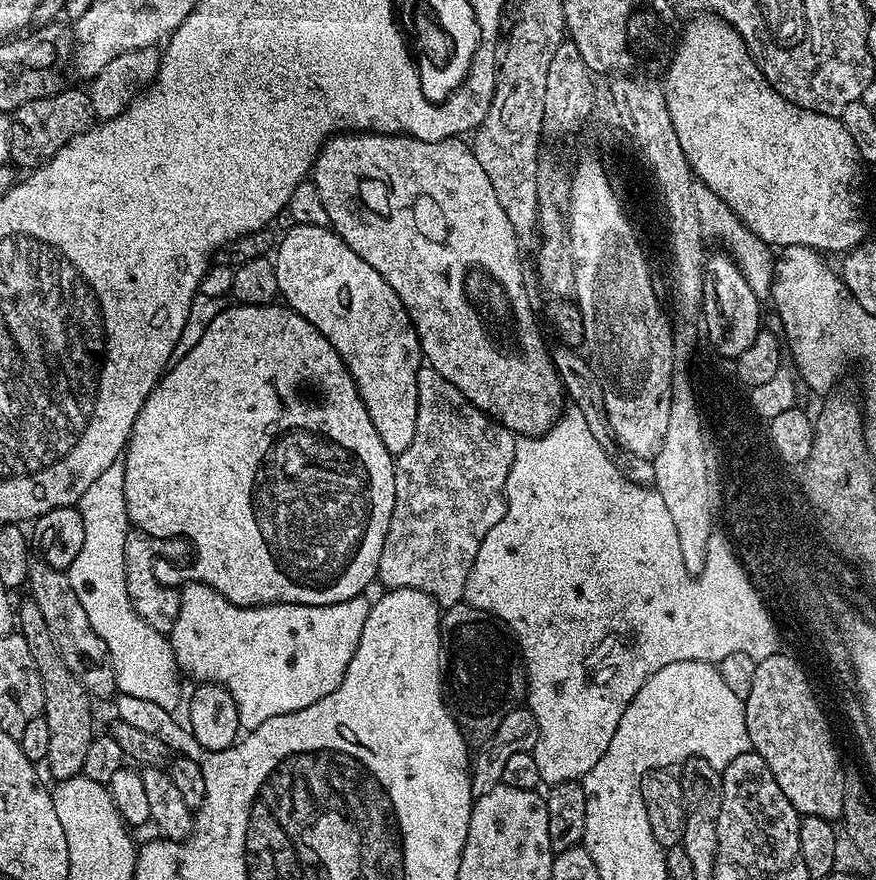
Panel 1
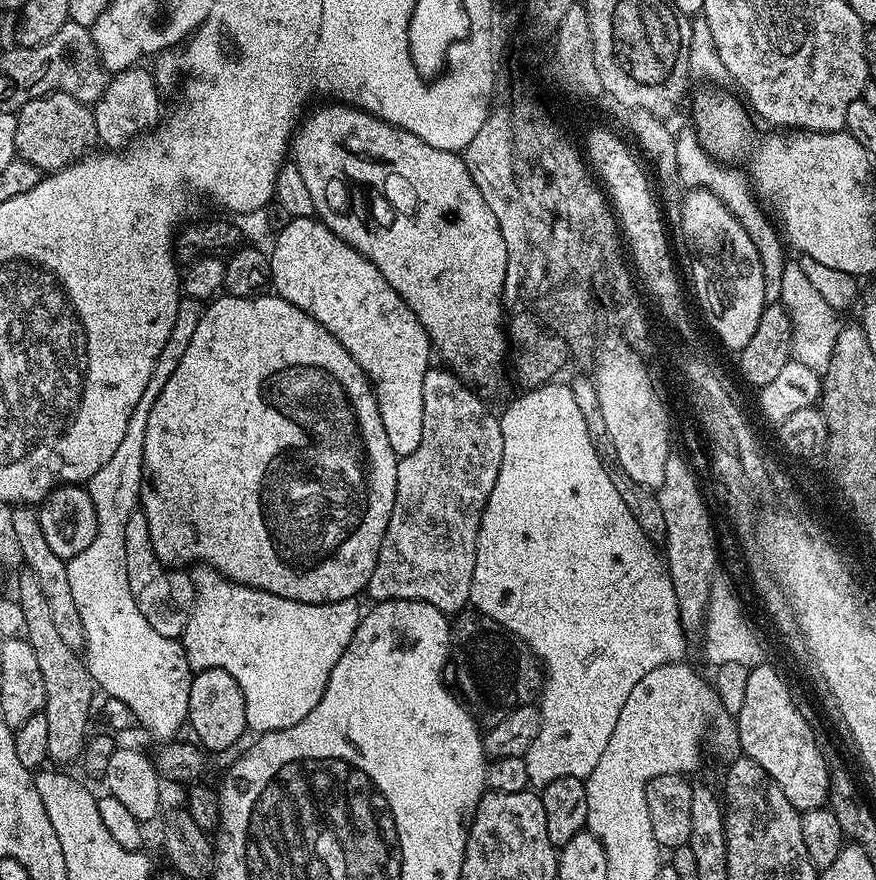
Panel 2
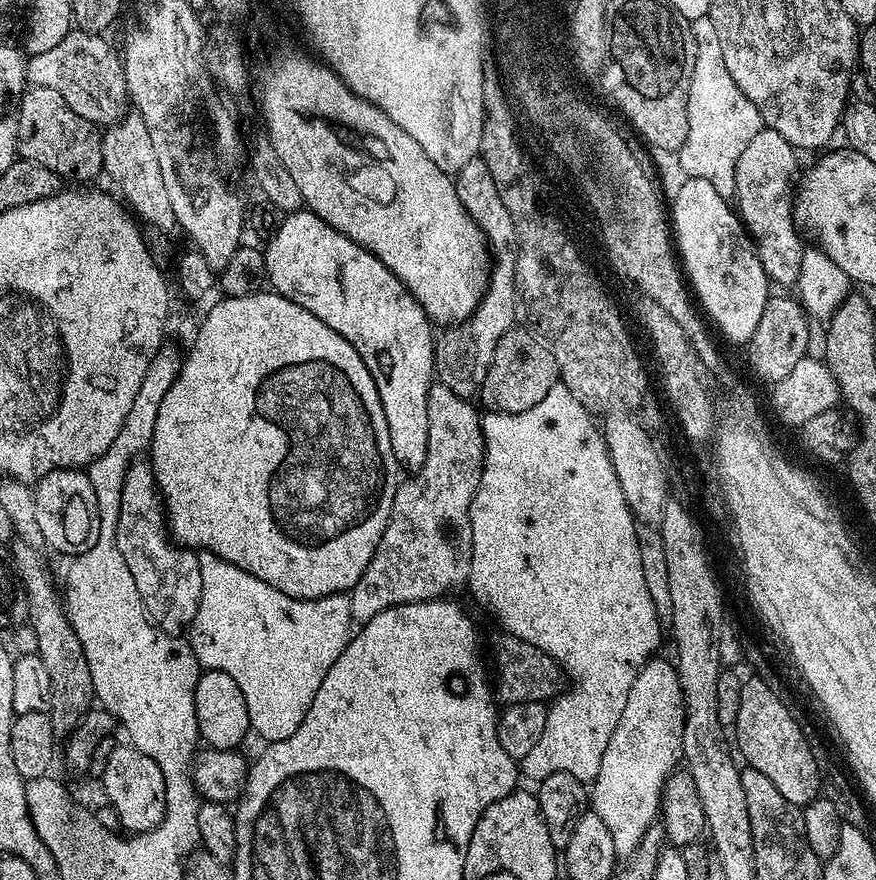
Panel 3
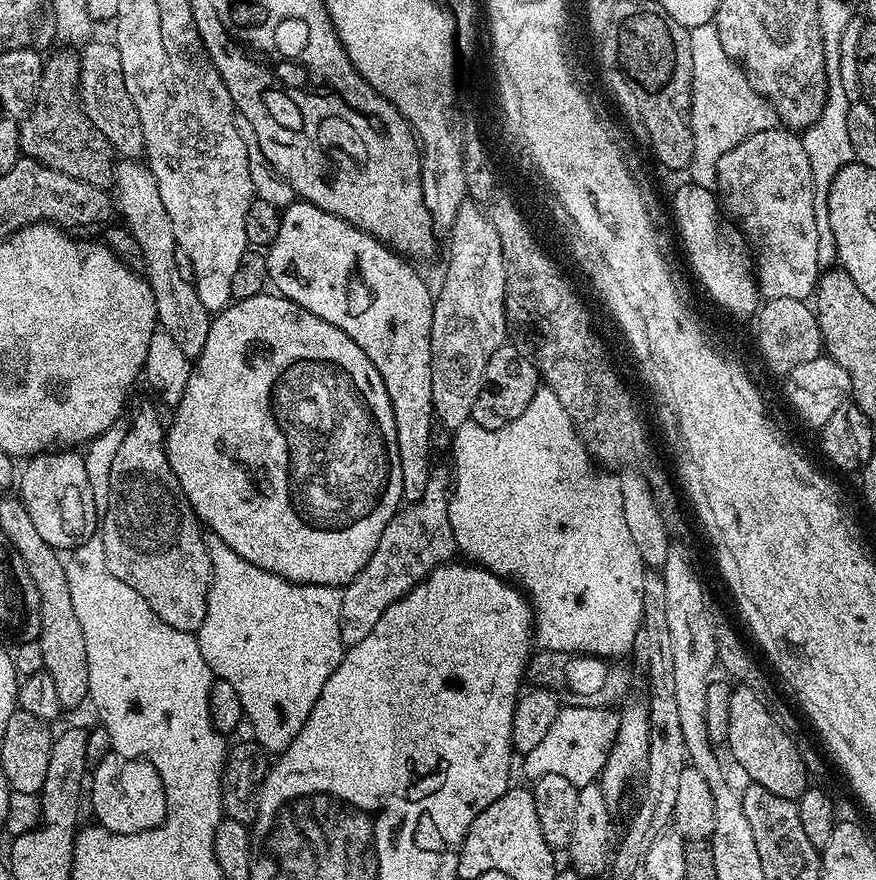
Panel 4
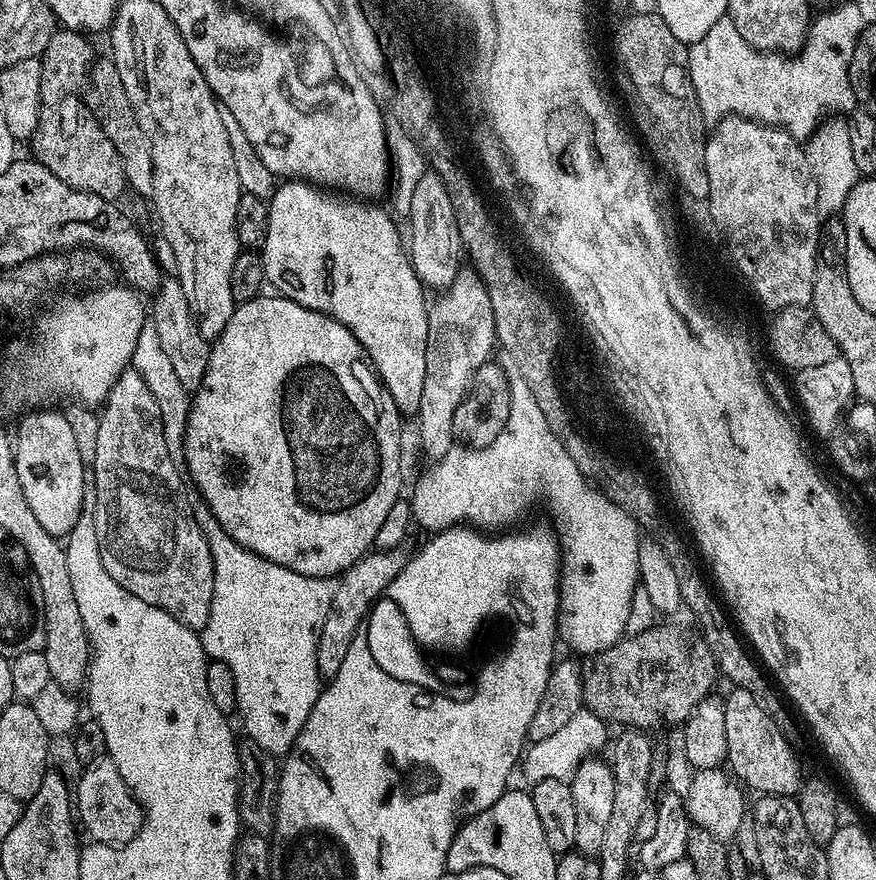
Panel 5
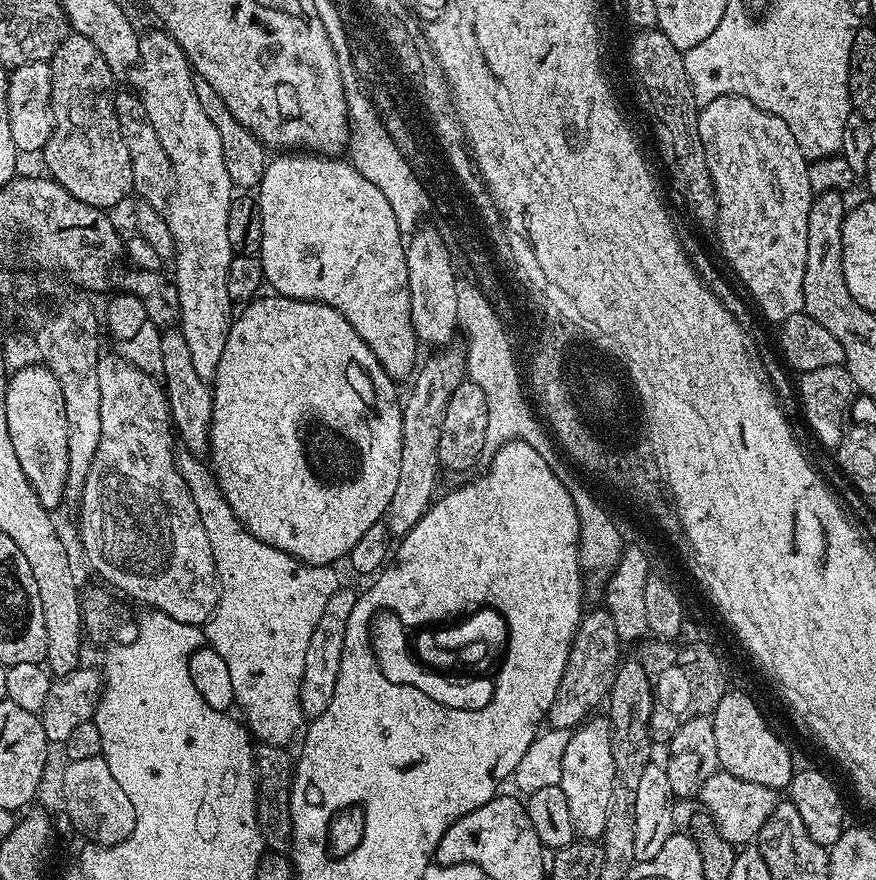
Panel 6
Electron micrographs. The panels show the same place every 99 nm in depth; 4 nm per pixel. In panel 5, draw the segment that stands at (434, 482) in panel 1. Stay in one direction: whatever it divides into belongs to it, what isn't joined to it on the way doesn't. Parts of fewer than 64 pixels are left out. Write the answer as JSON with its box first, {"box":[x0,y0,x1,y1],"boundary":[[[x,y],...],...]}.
{"box":[318,550,405,678],"boundary":[[[400,550],[382,552],[369,551],[354,566],[350,566],[338,579],[338,590],[334,590],[334,602],[330,614],[320,631],[318,640],[318,666],[321,677],[331,678],[338,674],[338,666],[346,658],[346,650],[350,650],[350,642],[354,642],[356,633],[361,631],[366,617],[380,595],[388,589],[390,582],[398,578],[404,568],[405,553]]]}

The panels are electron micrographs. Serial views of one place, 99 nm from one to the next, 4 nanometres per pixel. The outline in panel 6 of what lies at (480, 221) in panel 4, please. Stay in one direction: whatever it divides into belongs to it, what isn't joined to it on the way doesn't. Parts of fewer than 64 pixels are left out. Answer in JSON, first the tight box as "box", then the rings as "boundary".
{"box":[386,346,466,538],"boundary":[[[448,346],[437,356],[432,356],[428,361],[419,365],[415,373],[416,385],[408,396],[408,401],[403,401],[402,411],[402,467],[398,469],[398,487],[394,490],[394,498],[390,498],[390,506],[386,513],[388,531],[393,537],[402,538],[422,518],[422,514],[433,503],[436,492],[436,475],[442,472],[440,467],[440,455],[438,454],[438,442],[442,434],[442,424],[446,413],[446,406],[450,396],[460,383],[466,379],[466,365],[463,351],[456,346]]]}

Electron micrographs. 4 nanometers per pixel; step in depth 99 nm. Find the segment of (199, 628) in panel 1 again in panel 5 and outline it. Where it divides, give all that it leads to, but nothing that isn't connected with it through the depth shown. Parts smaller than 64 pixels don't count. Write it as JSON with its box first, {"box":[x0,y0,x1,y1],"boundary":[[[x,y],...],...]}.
{"box":[195,503,338,758],"boundary":[[[197,503],[195,509],[198,530],[202,530],[206,542],[210,546],[210,554],[214,562],[214,598],[210,602],[210,618],[199,633],[204,654],[212,660],[226,662],[226,666],[230,666],[230,674],[234,674],[236,712],[238,717],[240,716],[241,722],[244,723],[243,735],[249,740],[258,742],[258,746],[262,746],[262,750],[271,752],[277,758],[283,757],[298,738],[302,726],[306,726],[306,718],[310,718],[310,710],[314,710],[314,702],[318,702],[320,697],[322,677],[318,666],[318,640],[322,626],[332,609],[334,590],[338,590],[338,579],[335,576],[307,576],[306,574],[298,574],[294,570],[286,570],[286,566],[278,566],[278,562],[270,562],[266,558],[246,550],[238,542],[234,542],[234,538],[230,538],[230,534],[226,534],[226,530],[222,530],[218,518],[214,518],[214,514],[208,509],[207,504]]]}

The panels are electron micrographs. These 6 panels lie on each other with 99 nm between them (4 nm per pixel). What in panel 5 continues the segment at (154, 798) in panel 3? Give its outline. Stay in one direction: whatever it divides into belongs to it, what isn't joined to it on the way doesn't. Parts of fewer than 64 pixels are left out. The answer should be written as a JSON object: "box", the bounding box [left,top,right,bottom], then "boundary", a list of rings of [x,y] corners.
{"box":[74,756,143,846],"boundary":[[[105,756],[89,765],[74,788],[74,804],[81,827],[95,843],[119,846],[128,844],[140,832],[143,824],[143,805],[128,789],[111,759]]]}

